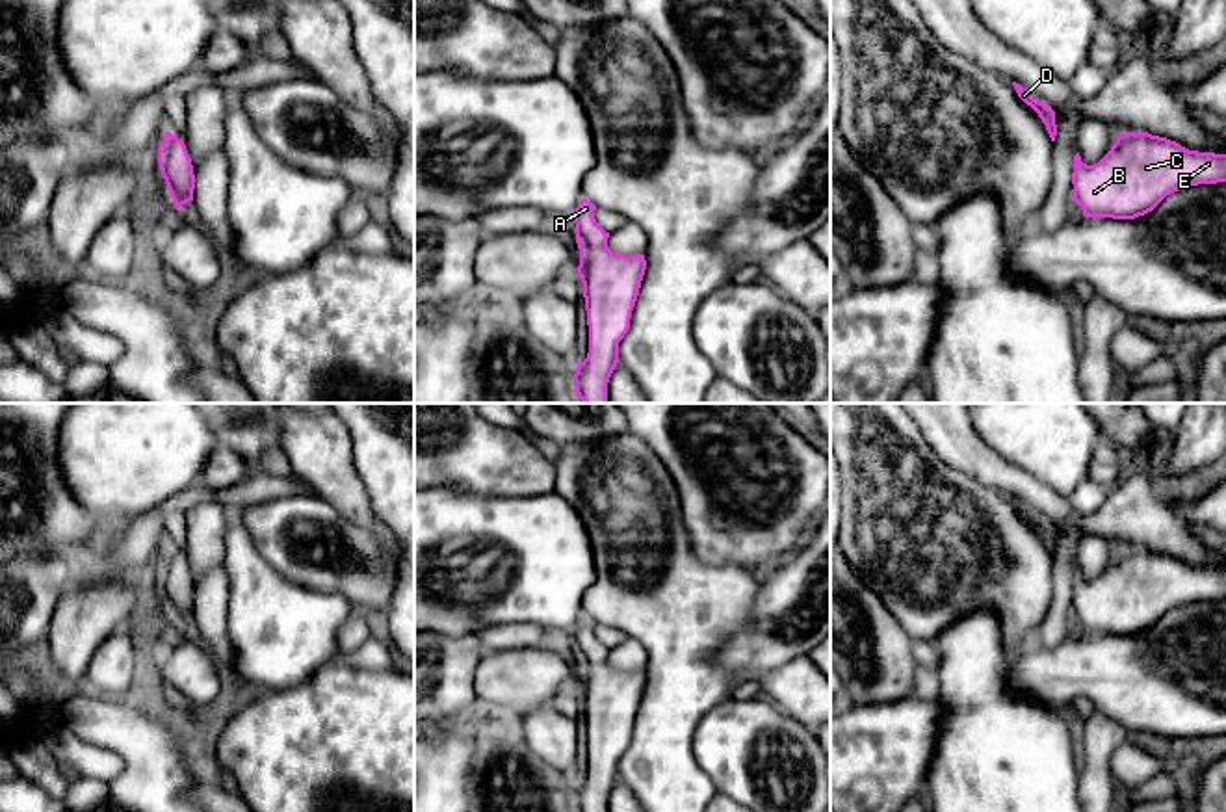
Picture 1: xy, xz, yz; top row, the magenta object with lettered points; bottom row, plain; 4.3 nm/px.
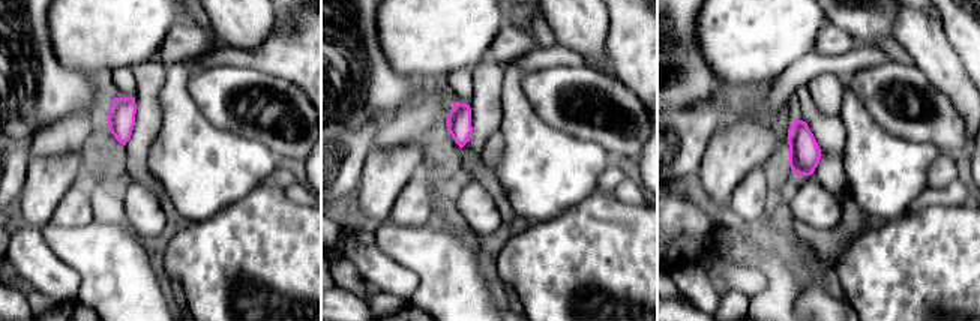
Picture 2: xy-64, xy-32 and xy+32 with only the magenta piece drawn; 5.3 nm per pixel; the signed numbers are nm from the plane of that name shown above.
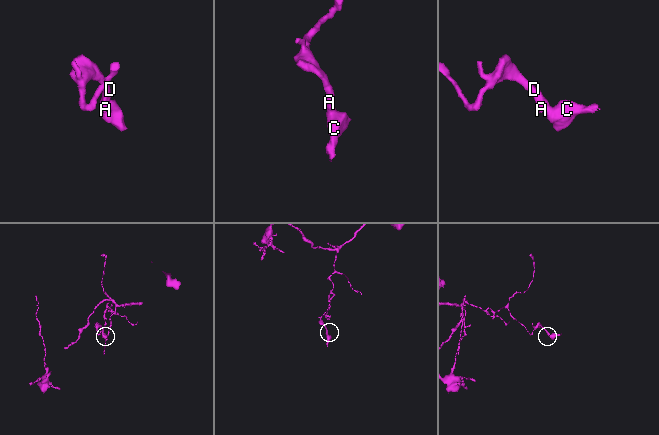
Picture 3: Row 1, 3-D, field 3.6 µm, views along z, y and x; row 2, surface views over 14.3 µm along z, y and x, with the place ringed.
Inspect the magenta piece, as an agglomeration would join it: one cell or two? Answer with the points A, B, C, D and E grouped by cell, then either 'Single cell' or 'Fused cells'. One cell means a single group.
Groups: A B C D E. Single cell

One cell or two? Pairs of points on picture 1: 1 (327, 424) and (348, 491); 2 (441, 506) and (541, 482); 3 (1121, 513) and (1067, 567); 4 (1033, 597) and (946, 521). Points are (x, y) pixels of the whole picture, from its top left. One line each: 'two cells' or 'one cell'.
1: one cell
2: two cells
3: one cell
4: one cell

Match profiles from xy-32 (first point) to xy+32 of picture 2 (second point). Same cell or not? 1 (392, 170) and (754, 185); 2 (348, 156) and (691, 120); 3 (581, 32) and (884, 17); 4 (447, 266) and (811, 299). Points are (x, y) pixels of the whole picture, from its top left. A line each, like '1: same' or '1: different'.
1: different
2: same
3: different
4: different

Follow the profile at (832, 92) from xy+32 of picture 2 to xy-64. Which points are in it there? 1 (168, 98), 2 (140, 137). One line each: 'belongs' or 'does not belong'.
1: does not belong
2: belongs

